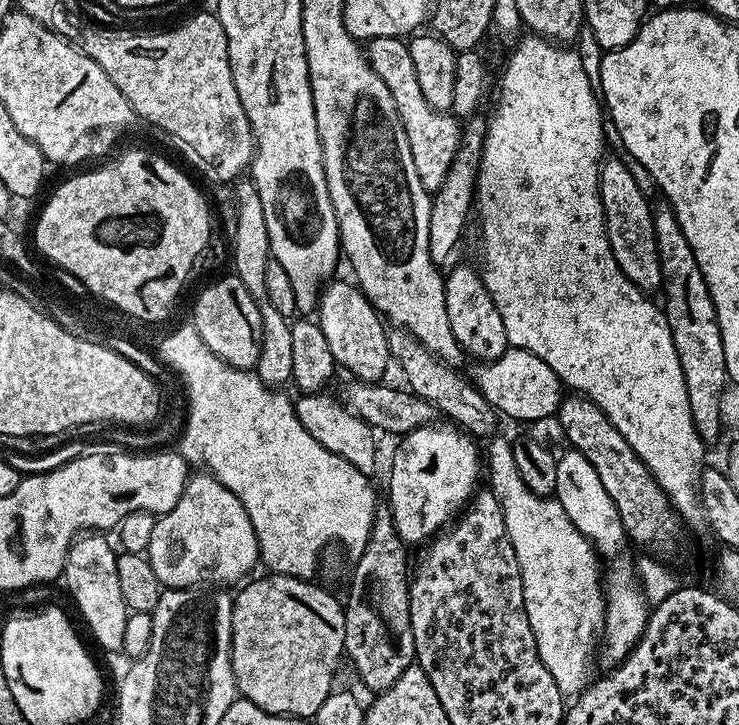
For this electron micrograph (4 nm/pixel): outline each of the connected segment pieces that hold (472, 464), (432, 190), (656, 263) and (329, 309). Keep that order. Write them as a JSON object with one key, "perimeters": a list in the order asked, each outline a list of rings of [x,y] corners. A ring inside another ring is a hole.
{"perimeters":[[[[455,426],[436,427],[415,428],[408,433],[406,438],[399,441],[400,449],[392,456],[392,489],[388,492],[389,501],[387,503],[390,505],[397,534],[401,541],[408,546],[418,543],[419,540],[421,542],[427,541],[437,535],[461,511],[461,508],[468,501],[471,501],[478,488],[476,479],[482,476],[482,456],[481,453],[480,456],[476,453],[477,441],[467,432]],[[422,480],[425,480],[422,498],[411,503],[407,499],[408,492],[411,486],[418,485]]],[[[379,36],[367,41],[366,55],[372,63],[372,69],[386,82],[390,94],[394,94],[394,102],[398,106],[398,114],[406,130],[406,142],[410,142],[410,154],[414,157],[414,170],[418,170],[418,178],[422,178],[422,186],[429,194],[435,194],[442,186],[446,174],[456,158],[456,152],[462,147],[462,124],[451,112],[439,112],[426,102],[421,87],[418,86],[418,77],[414,72],[414,61],[410,58],[407,43],[398,36]]],[[[608,158],[601,163],[600,201],[608,226],[608,241],[622,274],[626,274],[641,292],[655,293],[660,288],[662,266],[658,258],[658,242],[654,238],[653,205],[648,204],[635,174],[622,161]]],[[[332,282],[321,291],[318,305],[318,323],[322,334],[326,334],[326,343],[330,345],[330,354],[334,354],[337,365],[353,372],[360,382],[380,382],[385,379],[384,371],[390,368],[388,351],[388,332],[385,321],[372,303],[364,297],[355,283],[336,284]]]]}

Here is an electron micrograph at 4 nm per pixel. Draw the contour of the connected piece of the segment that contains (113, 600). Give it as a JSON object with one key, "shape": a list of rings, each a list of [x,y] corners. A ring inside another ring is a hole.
{"shape":[[[84,534],[72,541],[64,559],[62,569],[63,583],[68,583],[68,592],[76,603],[78,611],[84,615],[90,631],[104,648],[122,649],[122,634],[126,630],[129,610],[118,587],[116,573],[117,553],[112,552],[104,534]]]}

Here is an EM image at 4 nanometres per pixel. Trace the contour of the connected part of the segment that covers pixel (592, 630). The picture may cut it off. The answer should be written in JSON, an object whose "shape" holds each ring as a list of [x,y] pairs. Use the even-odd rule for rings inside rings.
{"shape":[[[496,434],[487,441],[486,476],[492,479],[490,491],[500,502],[500,509],[506,522],[506,534],[514,546],[514,554],[518,554],[518,566],[522,570],[522,590],[524,591],[524,609],[528,615],[530,626],[534,630],[534,638],[538,646],[538,654],[550,670],[554,682],[565,694],[576,694],[585,687],[588,676],[588,655],[592,652],[592,643],[597,643],[598,629],[604,619],[604,597],[602,595],[602,572],[596,569],[598,553],[589,544],[588,539],[573,526],[570,518],[555,498],[536,496],[522,482],[518,474],[518,466],[514,466],[512,440]]]}

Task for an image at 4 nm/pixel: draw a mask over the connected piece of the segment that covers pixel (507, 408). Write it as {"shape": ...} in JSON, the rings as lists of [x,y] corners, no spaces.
{"shape":[[[509,347],[502,358],[479,365],[475,387],[494,406],[501,417],[512,420],[548,420],[557,415],[562,399],[562,381],[554,374],[551,364],[521,348]]]}

